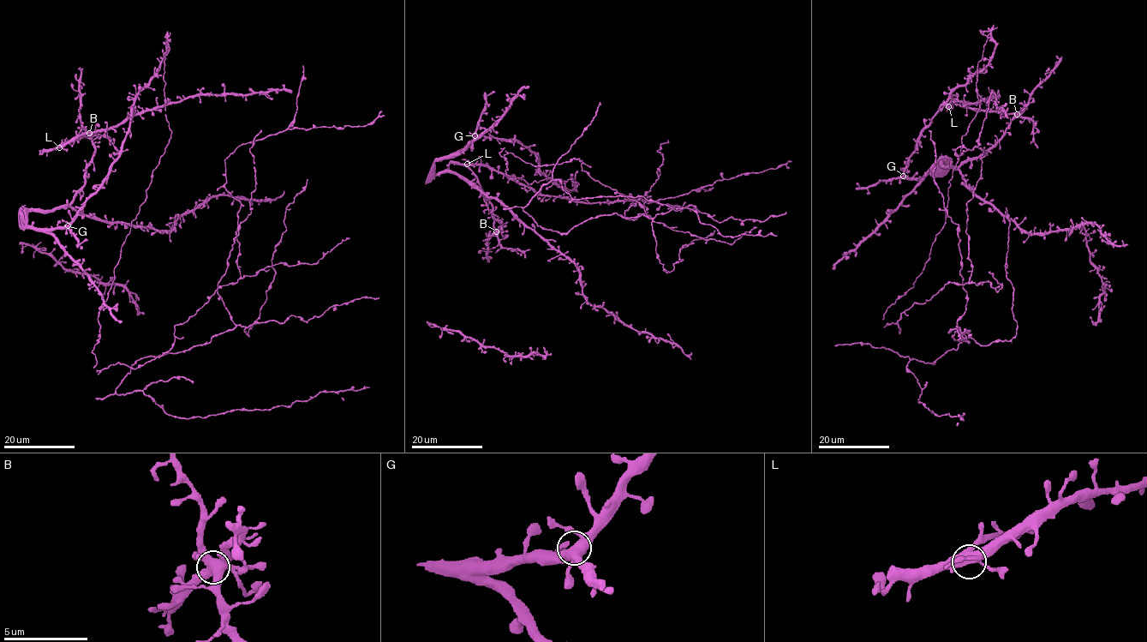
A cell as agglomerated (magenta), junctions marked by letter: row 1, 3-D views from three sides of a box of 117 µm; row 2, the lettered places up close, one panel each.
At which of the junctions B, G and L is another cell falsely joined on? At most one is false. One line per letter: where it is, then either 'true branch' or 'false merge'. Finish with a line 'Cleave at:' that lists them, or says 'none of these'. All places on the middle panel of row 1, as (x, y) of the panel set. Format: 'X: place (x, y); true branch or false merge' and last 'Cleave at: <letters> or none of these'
B: place (496, 231); true branch
G: place (474, 135); true branch
L: place (467, 164); true branch
Cleave at: none of these

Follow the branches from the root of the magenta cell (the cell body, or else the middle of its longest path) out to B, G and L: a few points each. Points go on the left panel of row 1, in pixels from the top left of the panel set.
B: (121, 254), (170, 137), (168, 44), (104, 182), (63, 227), (28, 226), (85, 182), (89, 133)
G: (121, 254), (170, 137), (164, 92), (168, 44), (159, 69), (136, 98), (129, 130), (108, 176), (68, 225)
L: (121, 254), (170, 137), (168, 44), (104, 182), (32, 228), (85, 182), (92, 136), (59, 147)

